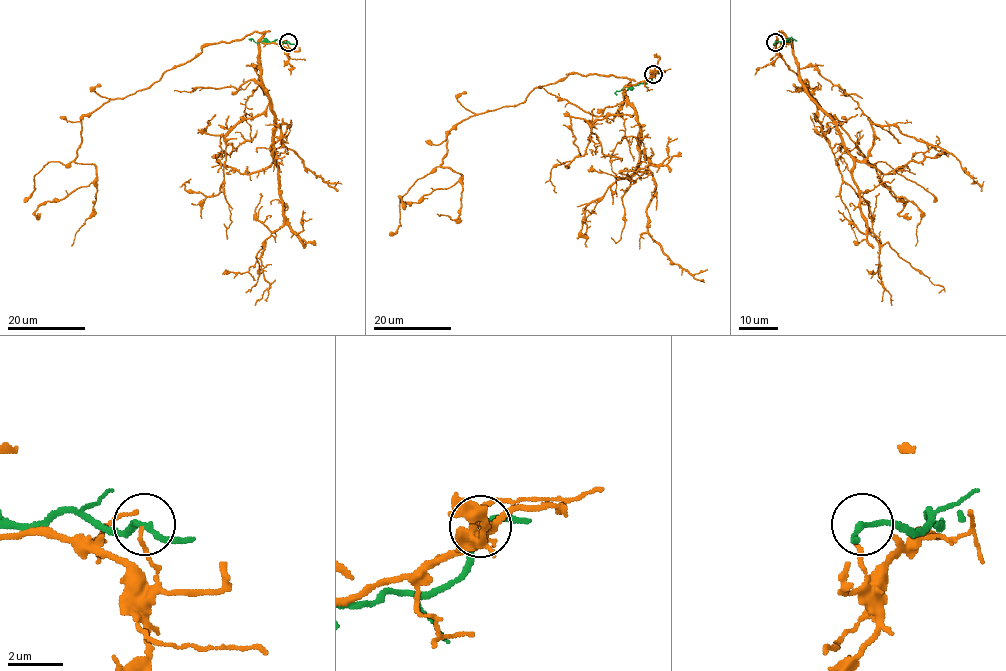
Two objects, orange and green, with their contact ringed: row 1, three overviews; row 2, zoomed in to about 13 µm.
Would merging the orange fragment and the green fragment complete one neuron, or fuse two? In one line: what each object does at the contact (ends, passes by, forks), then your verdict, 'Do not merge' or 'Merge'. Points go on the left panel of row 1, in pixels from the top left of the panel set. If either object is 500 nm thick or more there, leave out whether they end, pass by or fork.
At the ring orange ends. At the ring green passes by. Do not merge

